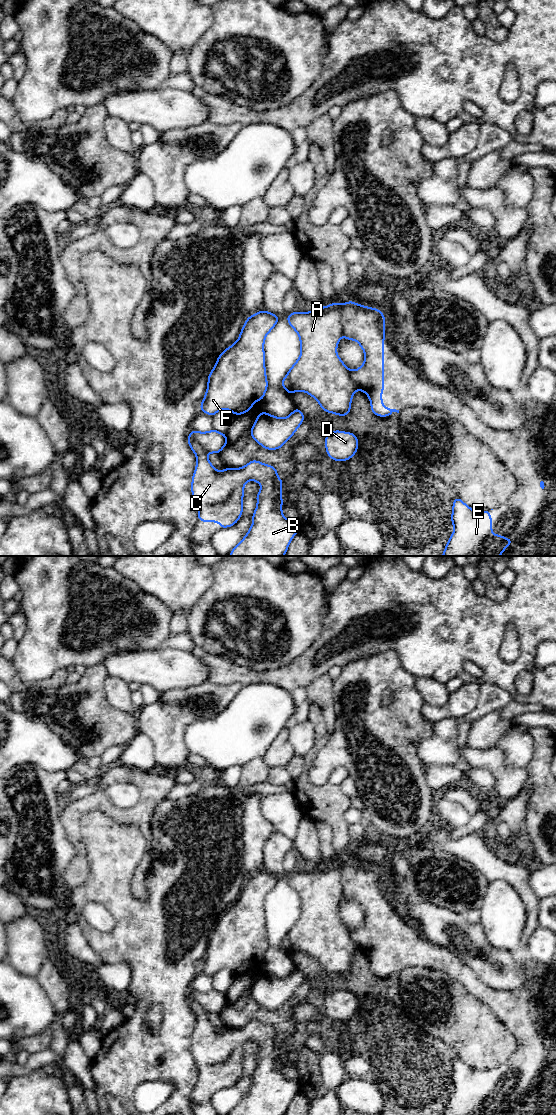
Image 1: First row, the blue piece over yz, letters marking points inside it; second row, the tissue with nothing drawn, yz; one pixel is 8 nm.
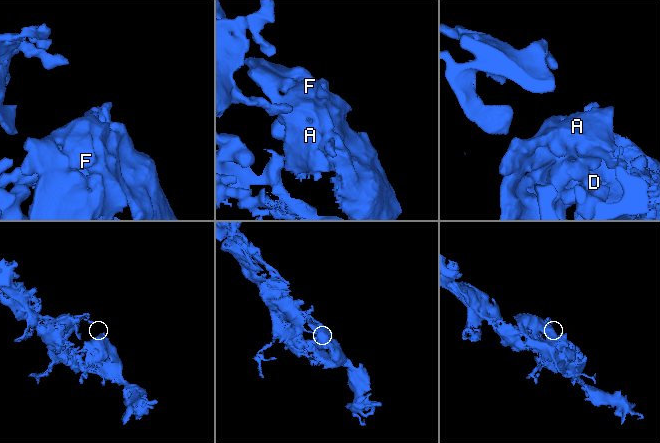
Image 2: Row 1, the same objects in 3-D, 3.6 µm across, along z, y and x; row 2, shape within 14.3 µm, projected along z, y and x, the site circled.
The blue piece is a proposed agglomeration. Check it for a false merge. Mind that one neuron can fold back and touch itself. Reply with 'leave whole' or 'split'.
leave whole

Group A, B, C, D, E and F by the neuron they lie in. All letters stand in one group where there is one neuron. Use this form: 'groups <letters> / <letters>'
groups A B C D E F

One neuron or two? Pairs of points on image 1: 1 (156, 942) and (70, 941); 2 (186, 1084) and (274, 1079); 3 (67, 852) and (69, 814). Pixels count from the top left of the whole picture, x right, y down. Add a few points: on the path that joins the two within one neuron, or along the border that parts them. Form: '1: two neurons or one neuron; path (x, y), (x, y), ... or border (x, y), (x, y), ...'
1: two neurons; border (76, 920), (88, 945), (101, 959)
2: two neurons; border (194, 1060), (197, 1082), (191, 1104)
3: two neurons; border (60, 817), (75, 849), (70, 862)

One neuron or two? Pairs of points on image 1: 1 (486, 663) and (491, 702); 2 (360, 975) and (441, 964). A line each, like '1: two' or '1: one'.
1: two
2: two

